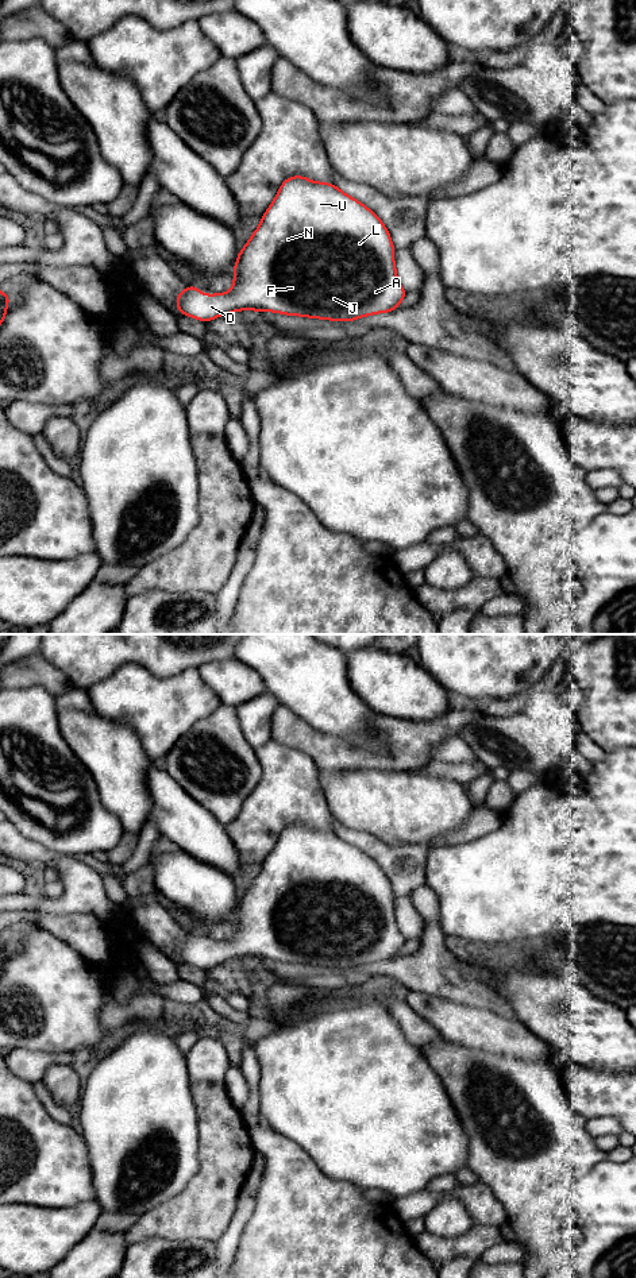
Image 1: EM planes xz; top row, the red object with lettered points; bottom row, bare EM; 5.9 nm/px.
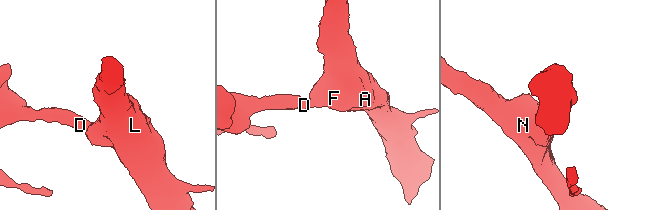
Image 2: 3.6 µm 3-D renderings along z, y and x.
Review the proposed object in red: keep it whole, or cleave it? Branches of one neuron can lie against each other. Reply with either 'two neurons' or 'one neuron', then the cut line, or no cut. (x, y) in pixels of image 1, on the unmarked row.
one neuron | no cut

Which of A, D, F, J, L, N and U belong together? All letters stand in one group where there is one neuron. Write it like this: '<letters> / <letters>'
A D F J L N U

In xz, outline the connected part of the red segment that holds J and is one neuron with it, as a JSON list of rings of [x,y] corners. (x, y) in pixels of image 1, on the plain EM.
[[[293,823],[282,830],[271,853],[261,865],[259,874],[238,900],[231,938],[203,942],[201,937],[188,933],[177,943],[176,954],[182,964],[207,970],[223,962],[234,962],[236,958],[269,958],[350,970],[361,965],[393,960],[404,949],[406,939],[397,927],[394,901],[389,879],[370,856],[342,839],[335,831]]]

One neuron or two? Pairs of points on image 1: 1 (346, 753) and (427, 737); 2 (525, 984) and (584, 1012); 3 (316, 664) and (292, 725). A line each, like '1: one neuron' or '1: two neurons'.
1: one neuron
2: one neuron
3: two neurons

